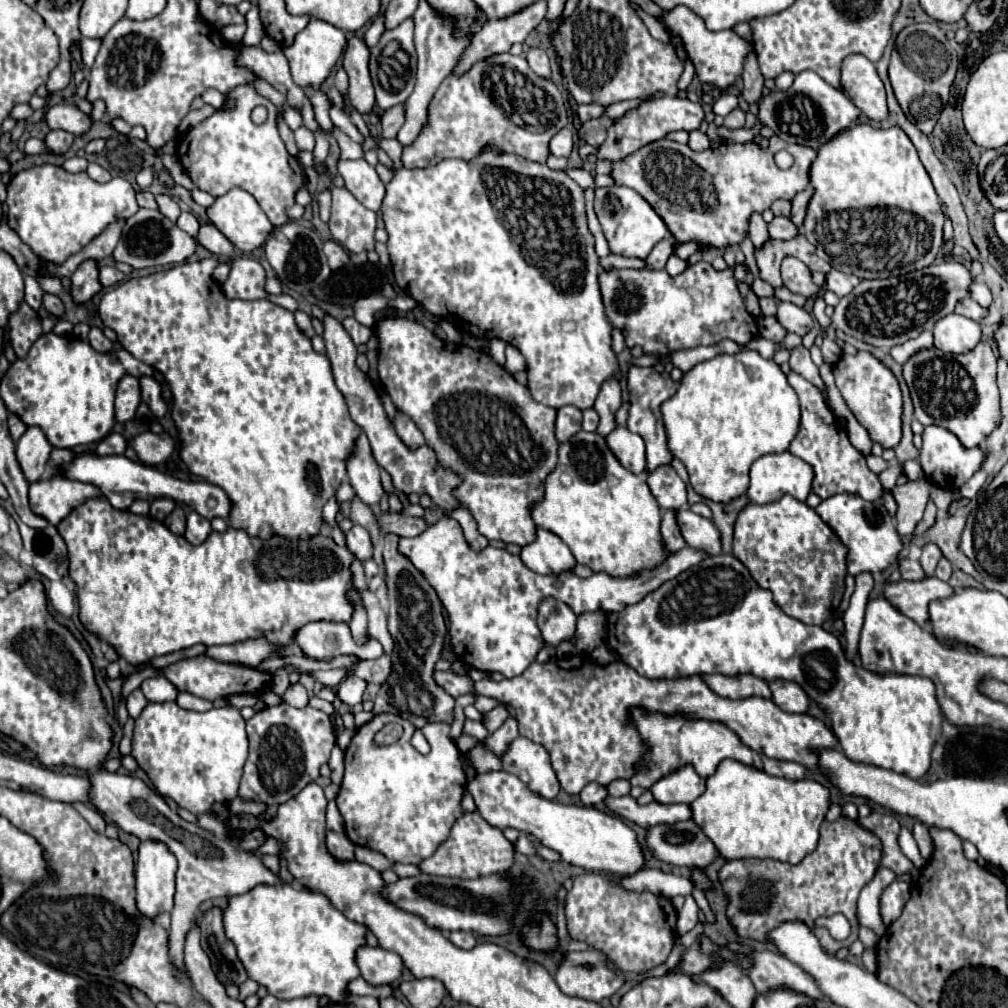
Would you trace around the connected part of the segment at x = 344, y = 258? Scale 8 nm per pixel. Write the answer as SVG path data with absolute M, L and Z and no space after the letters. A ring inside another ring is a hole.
M333 240L325 242L325 248L323 248L323 250L325 250L325 256L327 256L327 260L329 260L331 270L339 270L343 264L349 262L349 256L347 256L345 248L339 246L339 244L333 242Z

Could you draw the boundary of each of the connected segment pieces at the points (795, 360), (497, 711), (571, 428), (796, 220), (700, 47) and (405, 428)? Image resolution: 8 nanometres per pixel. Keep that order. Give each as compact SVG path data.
M797 346L797 348L791 348L789 352L791 352L791 358L789 358L791 370L797 372L797 374L801 374L801 376L803 376L805 380L809 380L813 386L817 386L817 388L823 392L827 406L831 406L829 394L827 394L827 386L823 384L823 380L821 380L821 376L819 376L819 368L813 364L813 360L811 360L811 356L809 356L809 350L807 350L805 346Z
M499 704L499 706L495 706L491 712L485 714L483 724L485 724L485 728L487 728L489 732L493 732L493 730L497 730L497 728L507 720L507 716L509 716L509 712L505 710L503 704Z
M563 406L557 410L555 436L559 442L569 440L575 432L581 430L581 410L575 406Z
M807 188L807 190L803 190L801 194L797 194L797 196L791 200L791 222L793 222L797 228L801 228L801 224L803 224L805 210L807 210L807 202L809 202L811 194L813 194L813 190Z
M675 6L673 10L663 12L661 18L657 18L657 20L667 28L669 34L677 34L683 40L683 46L685 46L691 62L695 64L695 72L703 84L709 82L709 84L715 84L717 88L731 86L743 70L745 56L753 50L753 46L747 40L739 38L733 30L719 30L719 32L707 30L705 22L685 6Z
M397 412L397 418L395 418L395 432L405 442L405 446L409 446L411 450L417 450L417 448L425 446L425 438L419 432L419 428L413 424L411 418L407 418L401 412Z

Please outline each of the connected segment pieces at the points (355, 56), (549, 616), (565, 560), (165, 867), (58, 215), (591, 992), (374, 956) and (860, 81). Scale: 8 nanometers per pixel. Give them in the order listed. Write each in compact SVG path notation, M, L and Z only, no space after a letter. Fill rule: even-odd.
M351 38L343 54L343 68L349 76L349 98L357 112L367 114L375 104L375 90L369 76L369 46L363 38Z
M545 598L539 604L537 624L547 644L557 646L559 642L569 640L575 632L575 622L577 616L573 614L573 610L569 610L569 606L565 606L565 602L555 598Z
M537 526L535 540L519 552L523 564L537 574L559 574L575 566L575 558L567 544L553 532Z
M141 840L139 856L135 864L135 876L137 876L137 908L143 916L155 918L161 912L173 910L175 872L177 872L177 858L169 850L169 846L165 846L165 842Z
M41 164L21 170L7 186L9 228L31 246L31 250L45 262L63 262L67 256L79 252L105 226L131 218L139 206L133 186L123 178L113 178L105 184L95 182L87 172L71 174L63 166Z
M587 950L587 952L569 952L565 954L565 958L559 964L559 970L555 974L555 980L559 984L559 988L567 994L567 996L577 996L583 1000L591 1000L591 1002L601 1002L603 998L613 996L621 986L623 986L623 972L617 970L609 970L605 966L605 954L599 950Z
M361 946L357 950L357 966L361 970L363 980L371 986L393 984L401 978L405 970L401 958L395 952L371 946Z
M851 54L843 60L841 90L869 120L881 122L887 118L883 82L875 70L875 64L863 54Z

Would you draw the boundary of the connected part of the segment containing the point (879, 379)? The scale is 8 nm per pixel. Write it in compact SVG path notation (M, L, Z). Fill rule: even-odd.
M859 352L857 356L843 354L841 360L833 366L833 374L835 374L835 384L843 394L849 410L855 414L859 424L869 432L871 440L881 444L883 448L895 448L901 440L903 400L899 382L891 374L891 370L885 368L869 352Z

